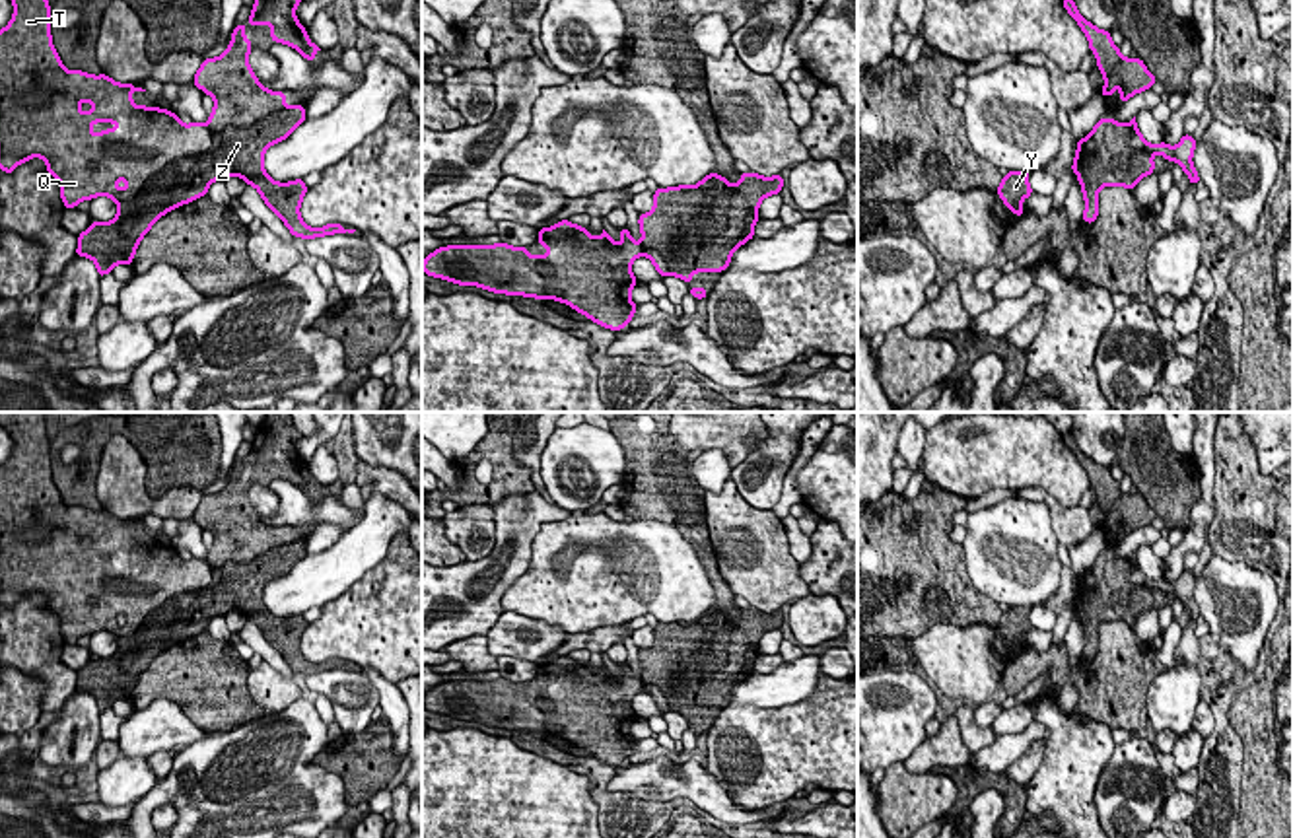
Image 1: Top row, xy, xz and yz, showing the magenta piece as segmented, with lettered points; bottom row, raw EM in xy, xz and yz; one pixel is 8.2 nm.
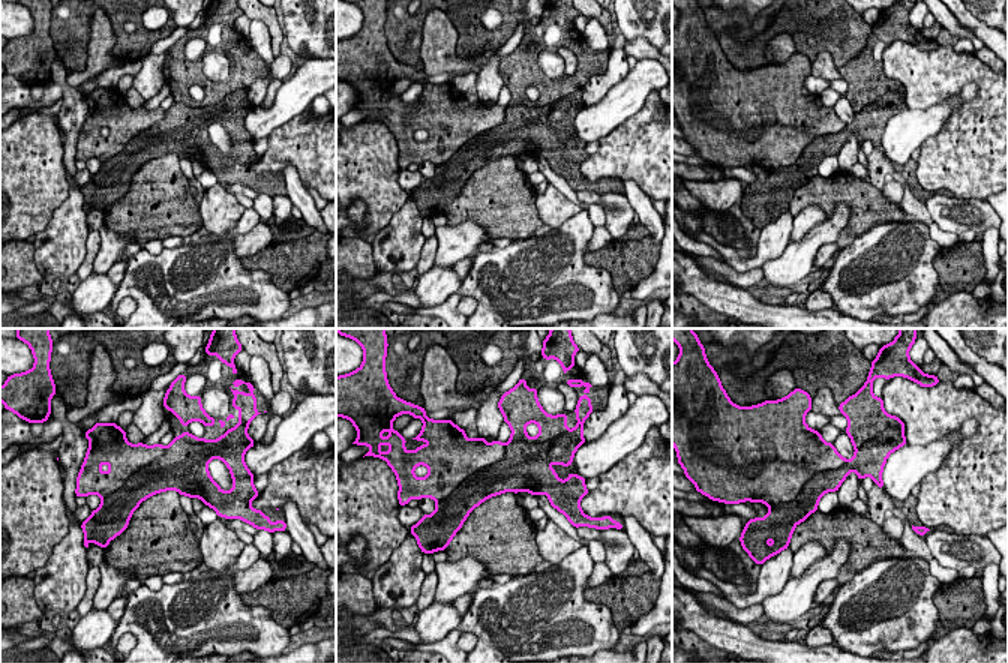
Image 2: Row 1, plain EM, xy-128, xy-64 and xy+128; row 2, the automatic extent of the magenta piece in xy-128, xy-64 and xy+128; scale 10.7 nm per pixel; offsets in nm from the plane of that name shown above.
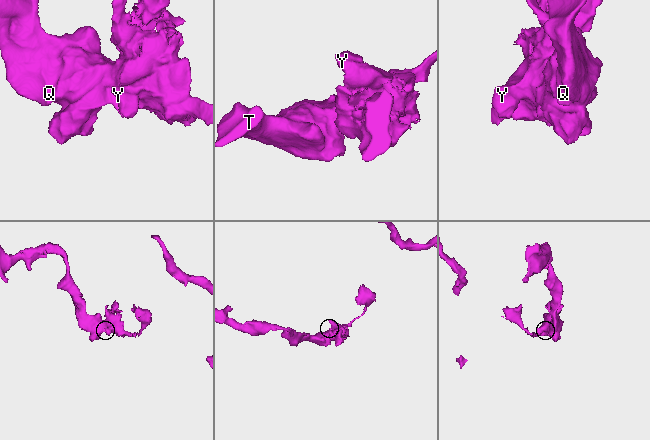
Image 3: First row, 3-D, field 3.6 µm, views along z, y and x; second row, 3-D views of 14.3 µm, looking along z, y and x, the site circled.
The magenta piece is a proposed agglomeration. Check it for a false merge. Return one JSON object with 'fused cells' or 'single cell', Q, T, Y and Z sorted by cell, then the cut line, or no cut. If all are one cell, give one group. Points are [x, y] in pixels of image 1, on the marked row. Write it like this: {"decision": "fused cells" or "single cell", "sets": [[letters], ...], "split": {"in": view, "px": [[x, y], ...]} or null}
{"decision": "fused cells", "sets": [["Q", "T"], ["Y", "Z"]], "split": {"in": "xy", "px": [[209, 125], [210, 144], [203, 152], [168, 162], [117, 203]]}}

